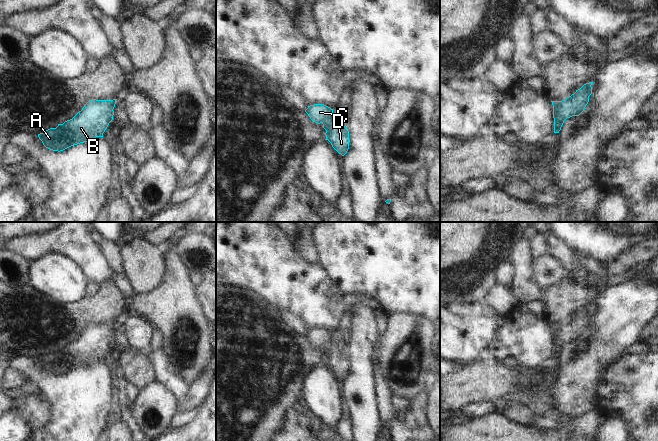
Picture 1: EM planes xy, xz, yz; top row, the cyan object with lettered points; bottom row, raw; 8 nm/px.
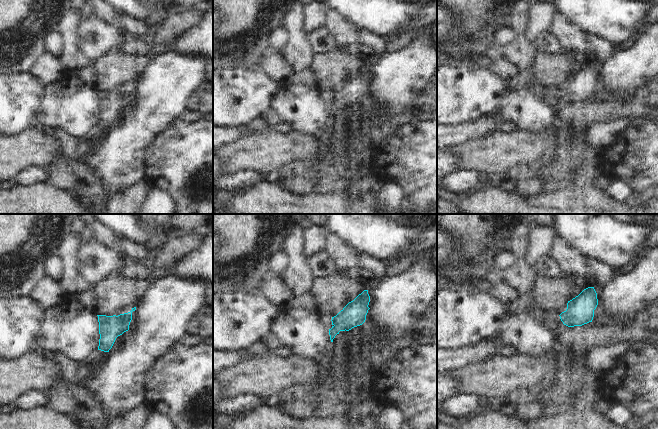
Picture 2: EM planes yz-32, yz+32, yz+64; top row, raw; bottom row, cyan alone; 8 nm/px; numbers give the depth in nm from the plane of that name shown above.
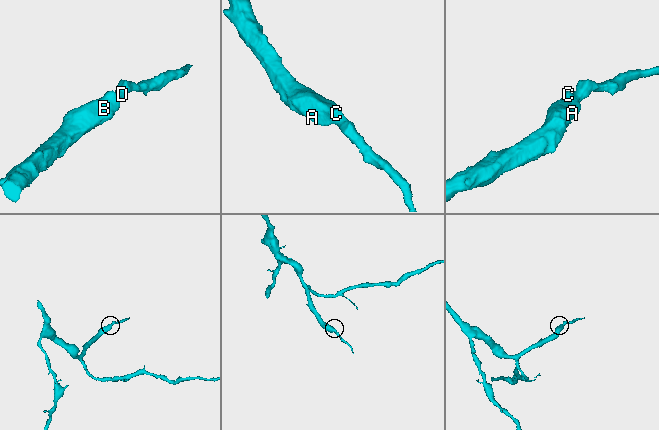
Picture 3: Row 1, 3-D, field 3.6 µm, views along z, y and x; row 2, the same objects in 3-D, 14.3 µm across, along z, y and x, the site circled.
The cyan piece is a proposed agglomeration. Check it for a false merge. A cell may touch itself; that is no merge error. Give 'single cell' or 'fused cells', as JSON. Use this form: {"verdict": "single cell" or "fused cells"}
{"verdict": "single cell"}

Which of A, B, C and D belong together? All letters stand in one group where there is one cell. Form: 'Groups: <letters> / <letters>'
Groups: A B C D

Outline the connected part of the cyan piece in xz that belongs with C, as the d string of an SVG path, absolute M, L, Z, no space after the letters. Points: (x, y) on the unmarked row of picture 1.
M314 328L308 330L305 336L313 346L323 348L326 354L325 364L328 364L332 371L344 380L349 373L349 355L337 341L333 341L333 333L324 328Z

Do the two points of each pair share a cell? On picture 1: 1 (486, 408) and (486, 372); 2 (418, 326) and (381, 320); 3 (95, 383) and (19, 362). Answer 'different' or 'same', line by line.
1: different
2: different
3: same

